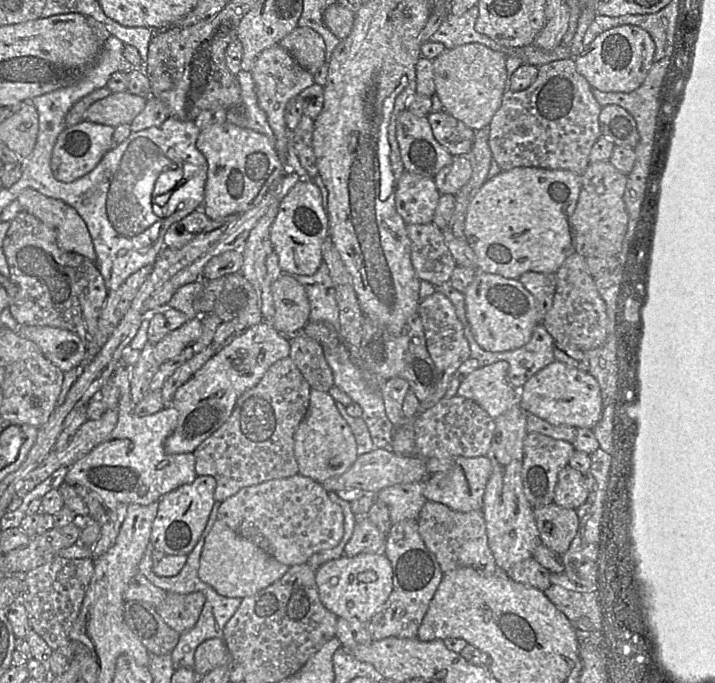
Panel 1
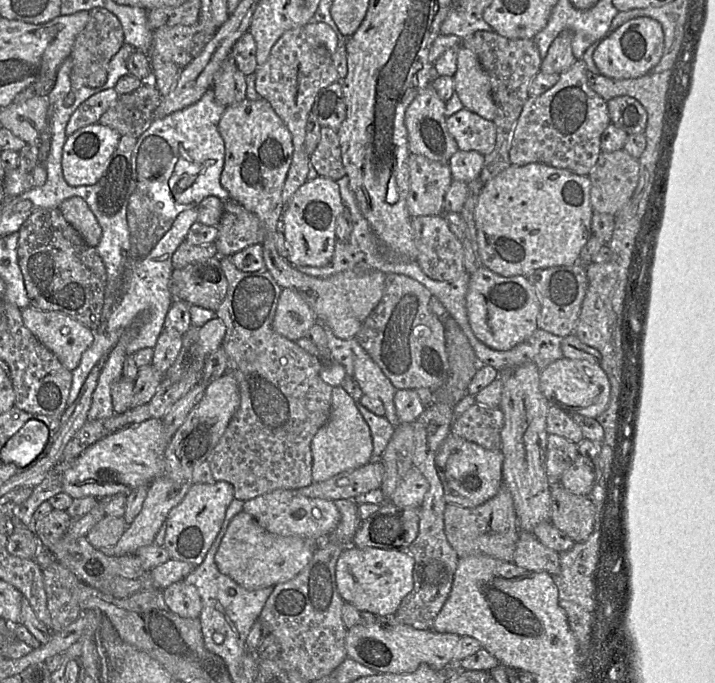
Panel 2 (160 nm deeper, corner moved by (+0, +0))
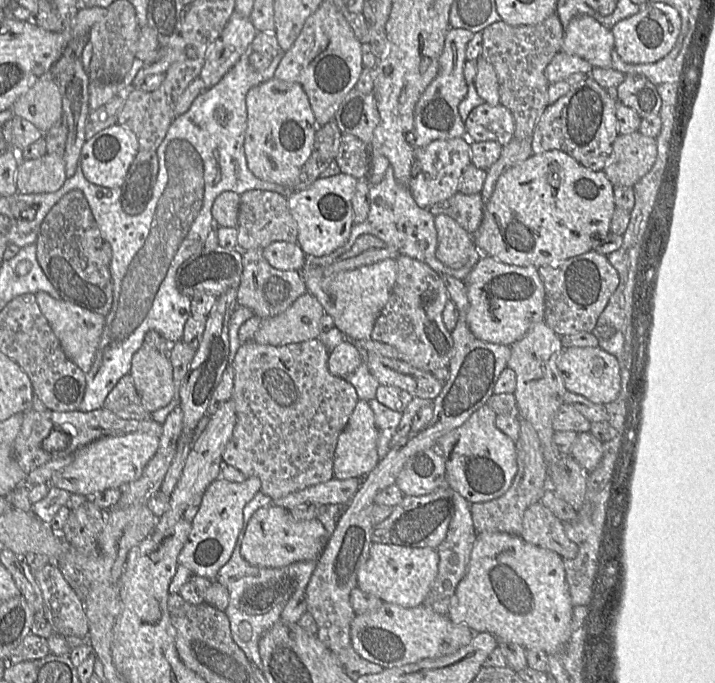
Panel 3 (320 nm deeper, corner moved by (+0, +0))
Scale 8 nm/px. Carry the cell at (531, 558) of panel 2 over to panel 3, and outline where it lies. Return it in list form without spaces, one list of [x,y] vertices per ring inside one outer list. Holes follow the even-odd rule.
[[[541,502],[532,504],[524,512],[519,536],[529,544],[557,553],[562,560],[573,559],[578,551],[577,546],[567,538],[563,522]]]

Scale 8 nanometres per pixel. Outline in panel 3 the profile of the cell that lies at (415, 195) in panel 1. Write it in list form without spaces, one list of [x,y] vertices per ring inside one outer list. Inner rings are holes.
[[[458,137],[435,140],[426,146],[416,147],[409,189],[419,207],[429,209],[458,192],[461,176],[471,163],[471,144],[467,137]]]

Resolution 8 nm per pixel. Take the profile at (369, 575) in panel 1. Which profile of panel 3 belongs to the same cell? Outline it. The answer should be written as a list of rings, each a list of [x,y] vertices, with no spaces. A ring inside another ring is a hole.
[[[373,543],[369,558],[358,571],[357,587],[378,597],[382,602],[404,608],[421,606],[438,573],[439,555],[434,548],[412,548]]]

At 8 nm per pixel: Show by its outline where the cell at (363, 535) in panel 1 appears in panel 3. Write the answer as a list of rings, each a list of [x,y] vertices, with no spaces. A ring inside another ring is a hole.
[[[445,485],[427,495],[405,496],[393,508],[393,512],[388,518],[374,525],[372,530],[373,543],[436,549],[446,538],[449,524],[453,518],[455,493],[457,493],[455,490]]]

